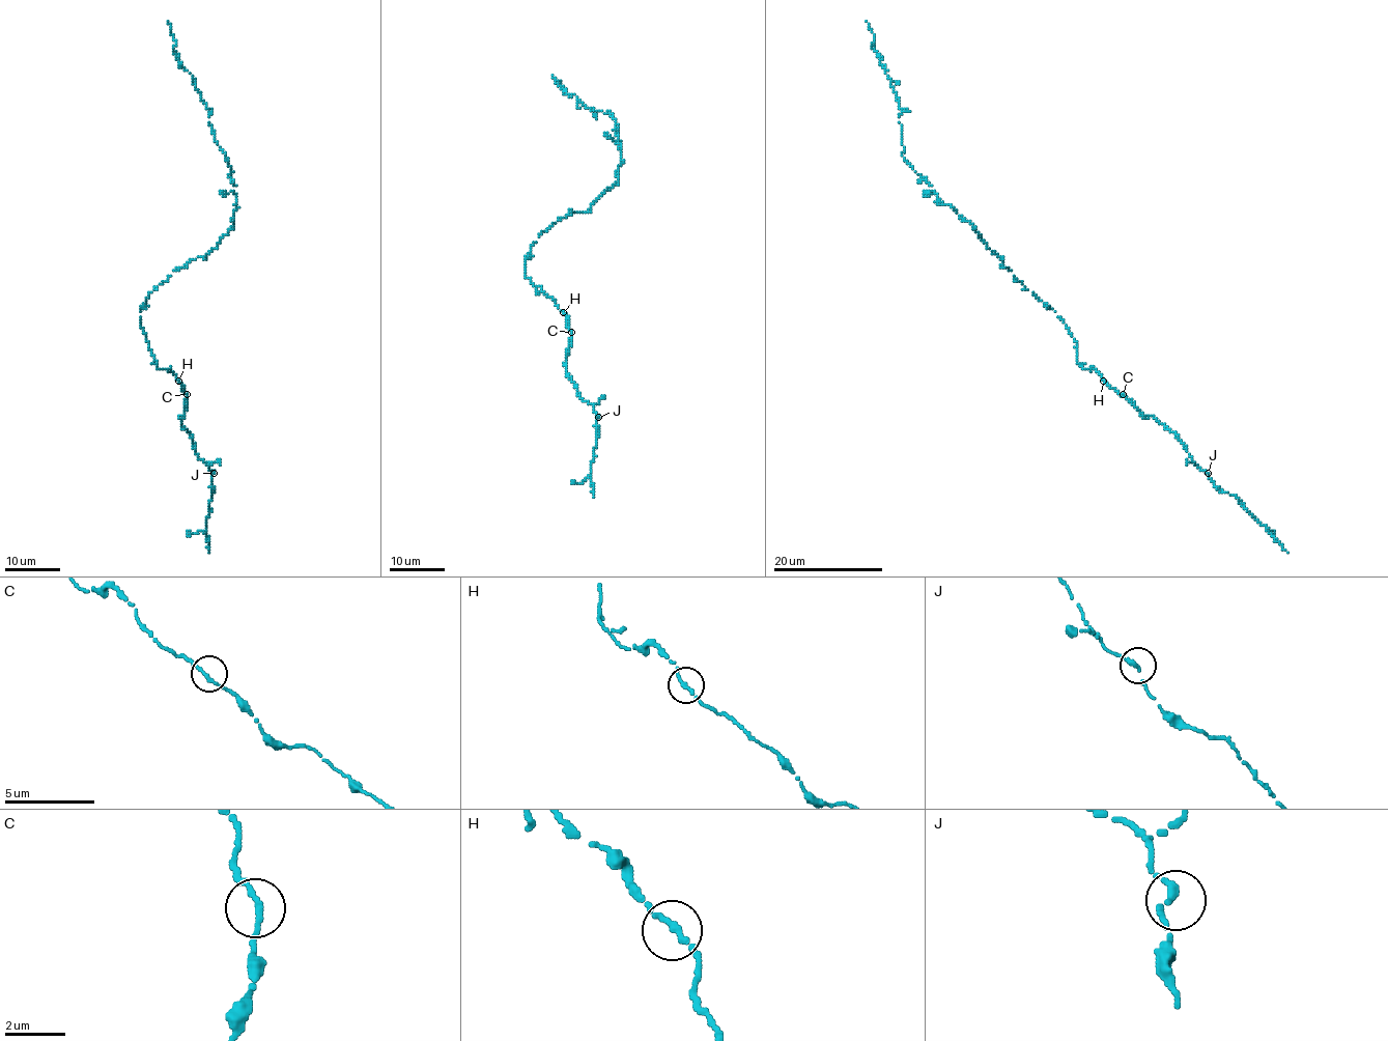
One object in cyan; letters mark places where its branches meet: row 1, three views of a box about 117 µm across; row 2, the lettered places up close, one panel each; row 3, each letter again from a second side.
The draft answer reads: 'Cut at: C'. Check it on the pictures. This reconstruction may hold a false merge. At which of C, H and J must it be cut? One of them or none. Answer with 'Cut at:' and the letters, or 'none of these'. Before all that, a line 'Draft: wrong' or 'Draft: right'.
Draft: wrong
Cut at: none of these

